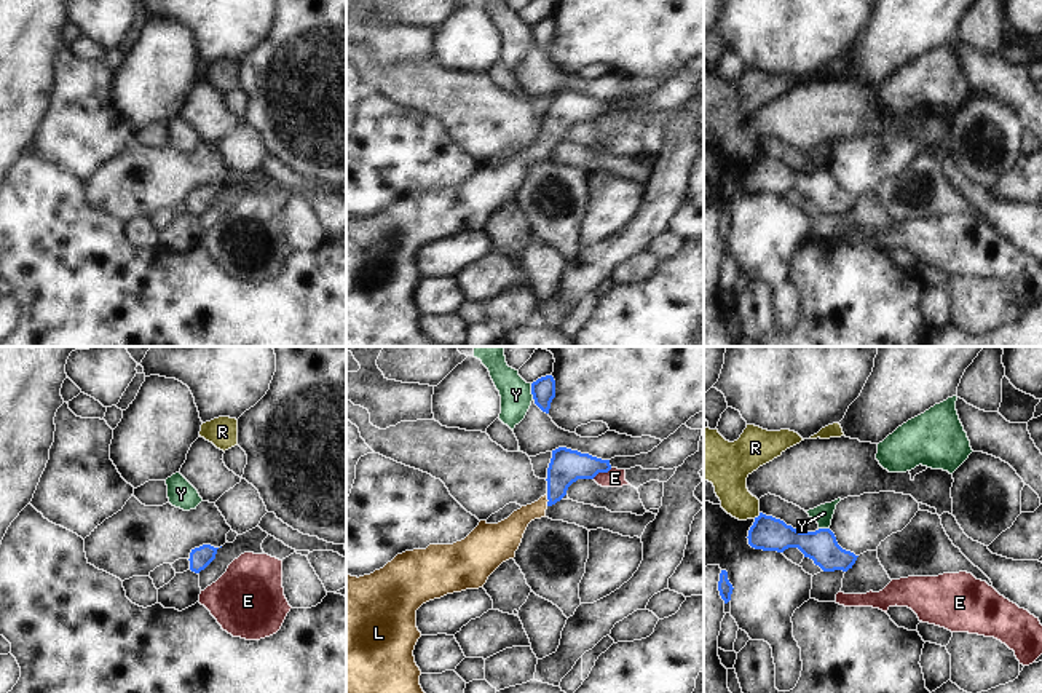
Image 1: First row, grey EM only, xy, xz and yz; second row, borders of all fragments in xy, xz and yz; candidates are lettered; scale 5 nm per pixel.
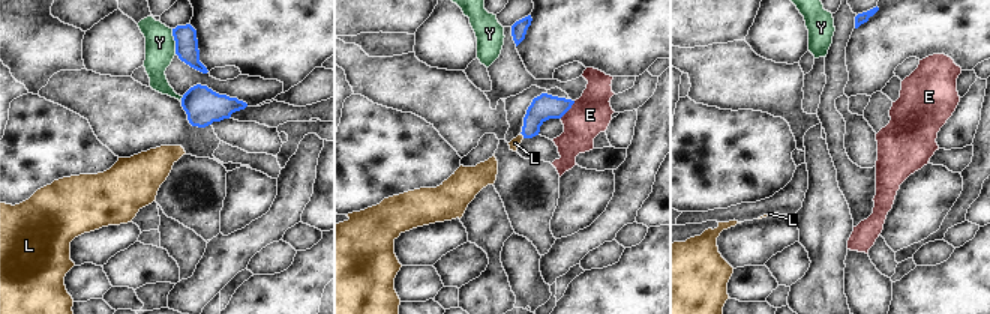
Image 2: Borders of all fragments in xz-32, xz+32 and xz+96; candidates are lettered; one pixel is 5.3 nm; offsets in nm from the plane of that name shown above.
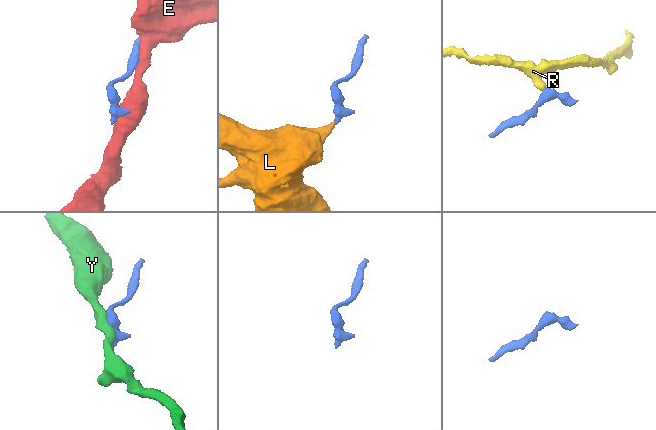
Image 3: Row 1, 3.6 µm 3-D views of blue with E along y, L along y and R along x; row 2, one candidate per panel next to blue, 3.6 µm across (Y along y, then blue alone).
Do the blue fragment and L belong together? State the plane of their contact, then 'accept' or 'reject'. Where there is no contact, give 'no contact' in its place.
xz | accept

